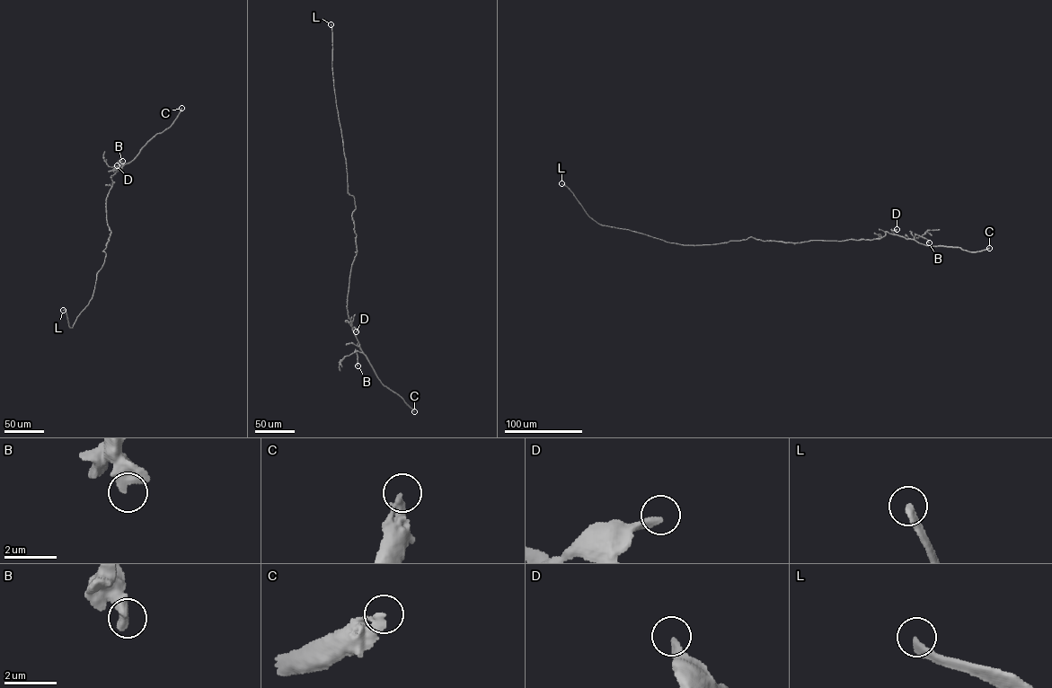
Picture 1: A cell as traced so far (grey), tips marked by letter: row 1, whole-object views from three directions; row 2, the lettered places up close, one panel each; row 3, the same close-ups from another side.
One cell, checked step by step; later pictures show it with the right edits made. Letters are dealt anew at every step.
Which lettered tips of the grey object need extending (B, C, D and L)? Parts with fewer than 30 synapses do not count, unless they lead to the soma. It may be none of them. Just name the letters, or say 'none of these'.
L

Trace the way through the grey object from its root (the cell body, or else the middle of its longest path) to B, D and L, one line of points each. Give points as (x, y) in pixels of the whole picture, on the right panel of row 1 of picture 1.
B: (777, 241), (872, 240), (881, 238), (887, 232), (914, 241), (917, 234), (929, 242)
D: (777, 241), (872, 240), (881, 238), (886, 232), (894, 233), (891, 229), (897, 229)
L: (777, 241), (751, 237), (717, 243), (682, 245), (629, 229), (601, 225), (587, 215), (573, 193), (561, 183)

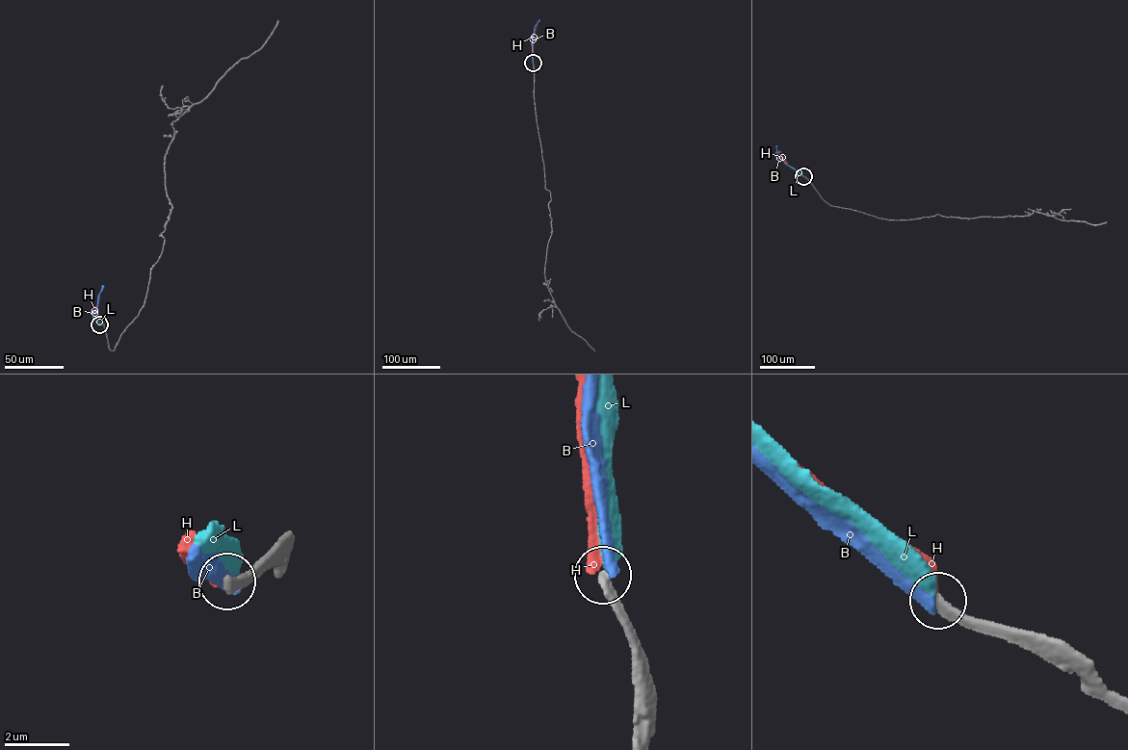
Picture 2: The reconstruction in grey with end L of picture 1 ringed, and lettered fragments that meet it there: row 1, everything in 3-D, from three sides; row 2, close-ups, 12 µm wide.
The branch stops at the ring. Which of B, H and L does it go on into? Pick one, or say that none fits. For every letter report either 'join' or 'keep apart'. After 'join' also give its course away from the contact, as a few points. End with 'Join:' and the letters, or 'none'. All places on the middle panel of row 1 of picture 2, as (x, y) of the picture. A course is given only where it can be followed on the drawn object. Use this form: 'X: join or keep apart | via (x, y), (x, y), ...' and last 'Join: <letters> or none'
B: keep apart
H: keep apart
L: keep apart
Join: none

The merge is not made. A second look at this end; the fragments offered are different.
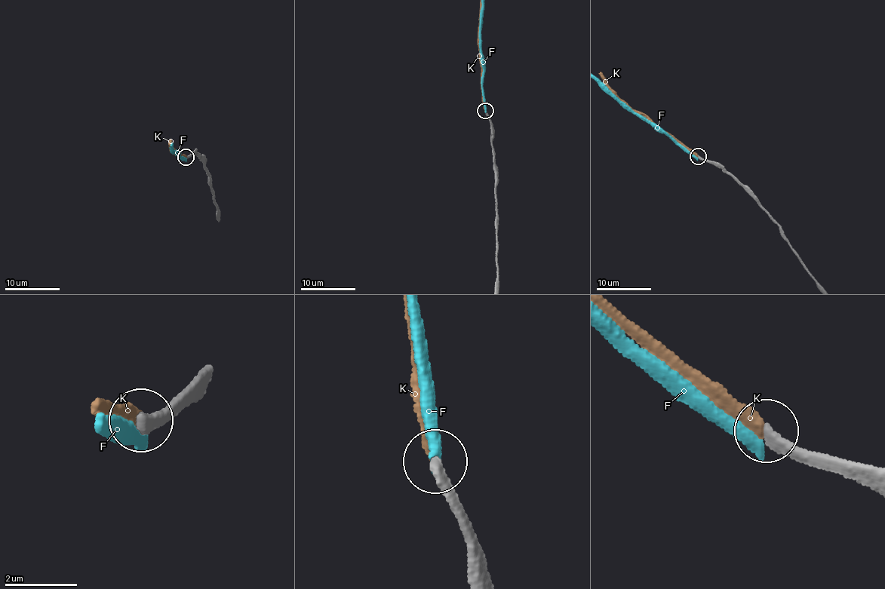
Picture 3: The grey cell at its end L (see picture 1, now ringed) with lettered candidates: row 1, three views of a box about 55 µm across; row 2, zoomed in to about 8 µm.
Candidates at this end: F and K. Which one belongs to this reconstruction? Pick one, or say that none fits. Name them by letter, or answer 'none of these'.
K

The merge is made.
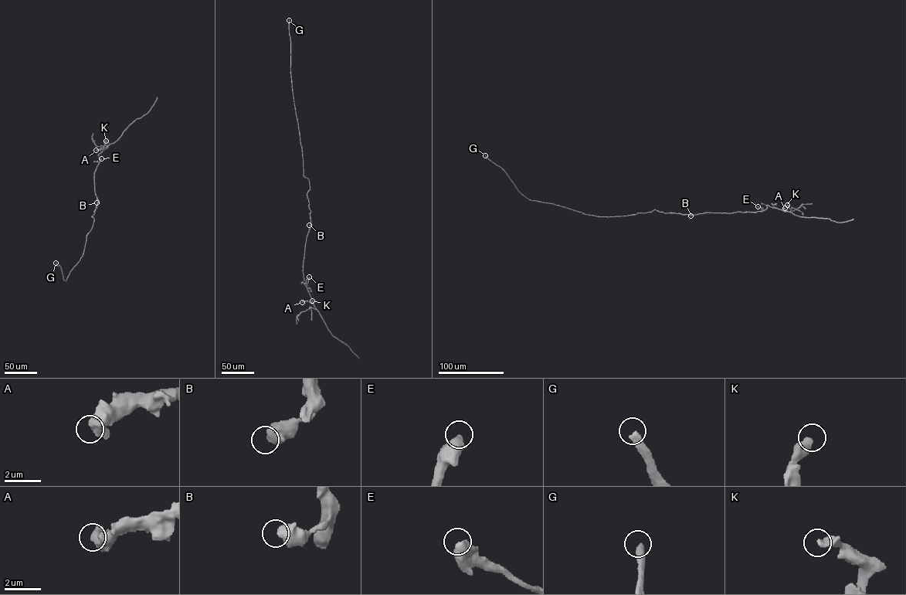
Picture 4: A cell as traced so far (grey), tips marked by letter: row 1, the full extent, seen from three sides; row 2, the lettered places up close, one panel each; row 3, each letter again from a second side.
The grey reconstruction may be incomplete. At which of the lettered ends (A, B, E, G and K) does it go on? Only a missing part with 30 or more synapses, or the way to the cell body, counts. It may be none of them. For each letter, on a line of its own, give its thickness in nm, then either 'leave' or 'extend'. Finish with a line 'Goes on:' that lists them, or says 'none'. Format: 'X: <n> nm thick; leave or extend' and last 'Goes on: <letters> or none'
A: 700 nm thick; leave
B: 700 nm thick; leave
E: 600 nm thick; leave
G: 440 nm thick; extend
K: 360 nm thick; leave
Goes on: G

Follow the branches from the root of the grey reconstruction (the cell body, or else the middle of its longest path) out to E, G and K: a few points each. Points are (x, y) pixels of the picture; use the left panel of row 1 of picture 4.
E: (94, 212), (98, 200), (95, 192), (94, 172), (101, 158)
G: (94, 212), (83, 256), (66, 280), (55, 263)
K: (94, 212), (98, 200), (95, 192), (94, 172), (99, 162), (98, 154), (110, 144), (106, 141)

